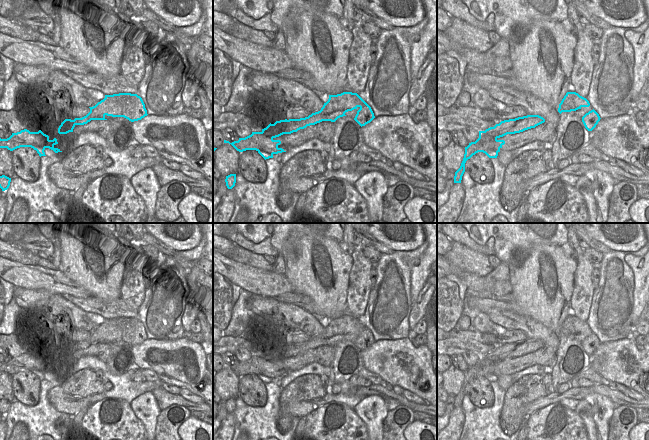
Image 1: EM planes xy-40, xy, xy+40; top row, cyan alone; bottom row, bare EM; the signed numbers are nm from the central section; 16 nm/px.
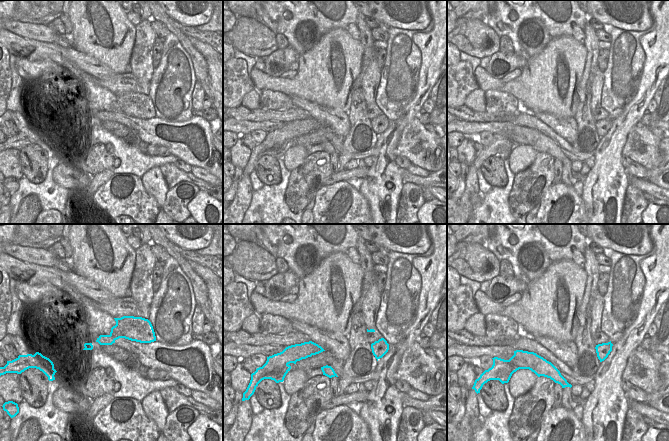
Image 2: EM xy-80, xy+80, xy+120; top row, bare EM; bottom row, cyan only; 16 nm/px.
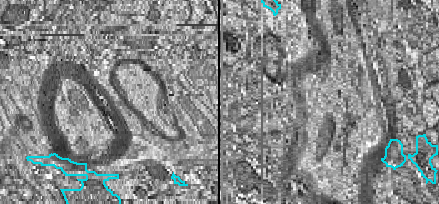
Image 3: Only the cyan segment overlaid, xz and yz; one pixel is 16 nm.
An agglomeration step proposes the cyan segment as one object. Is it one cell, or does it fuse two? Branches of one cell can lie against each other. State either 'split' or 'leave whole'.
split

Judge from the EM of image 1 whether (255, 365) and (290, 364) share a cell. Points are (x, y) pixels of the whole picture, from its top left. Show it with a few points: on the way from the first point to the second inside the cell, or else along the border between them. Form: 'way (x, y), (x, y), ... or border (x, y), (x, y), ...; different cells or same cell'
way (264, 369), (278, 369), (281, 367); same cell

